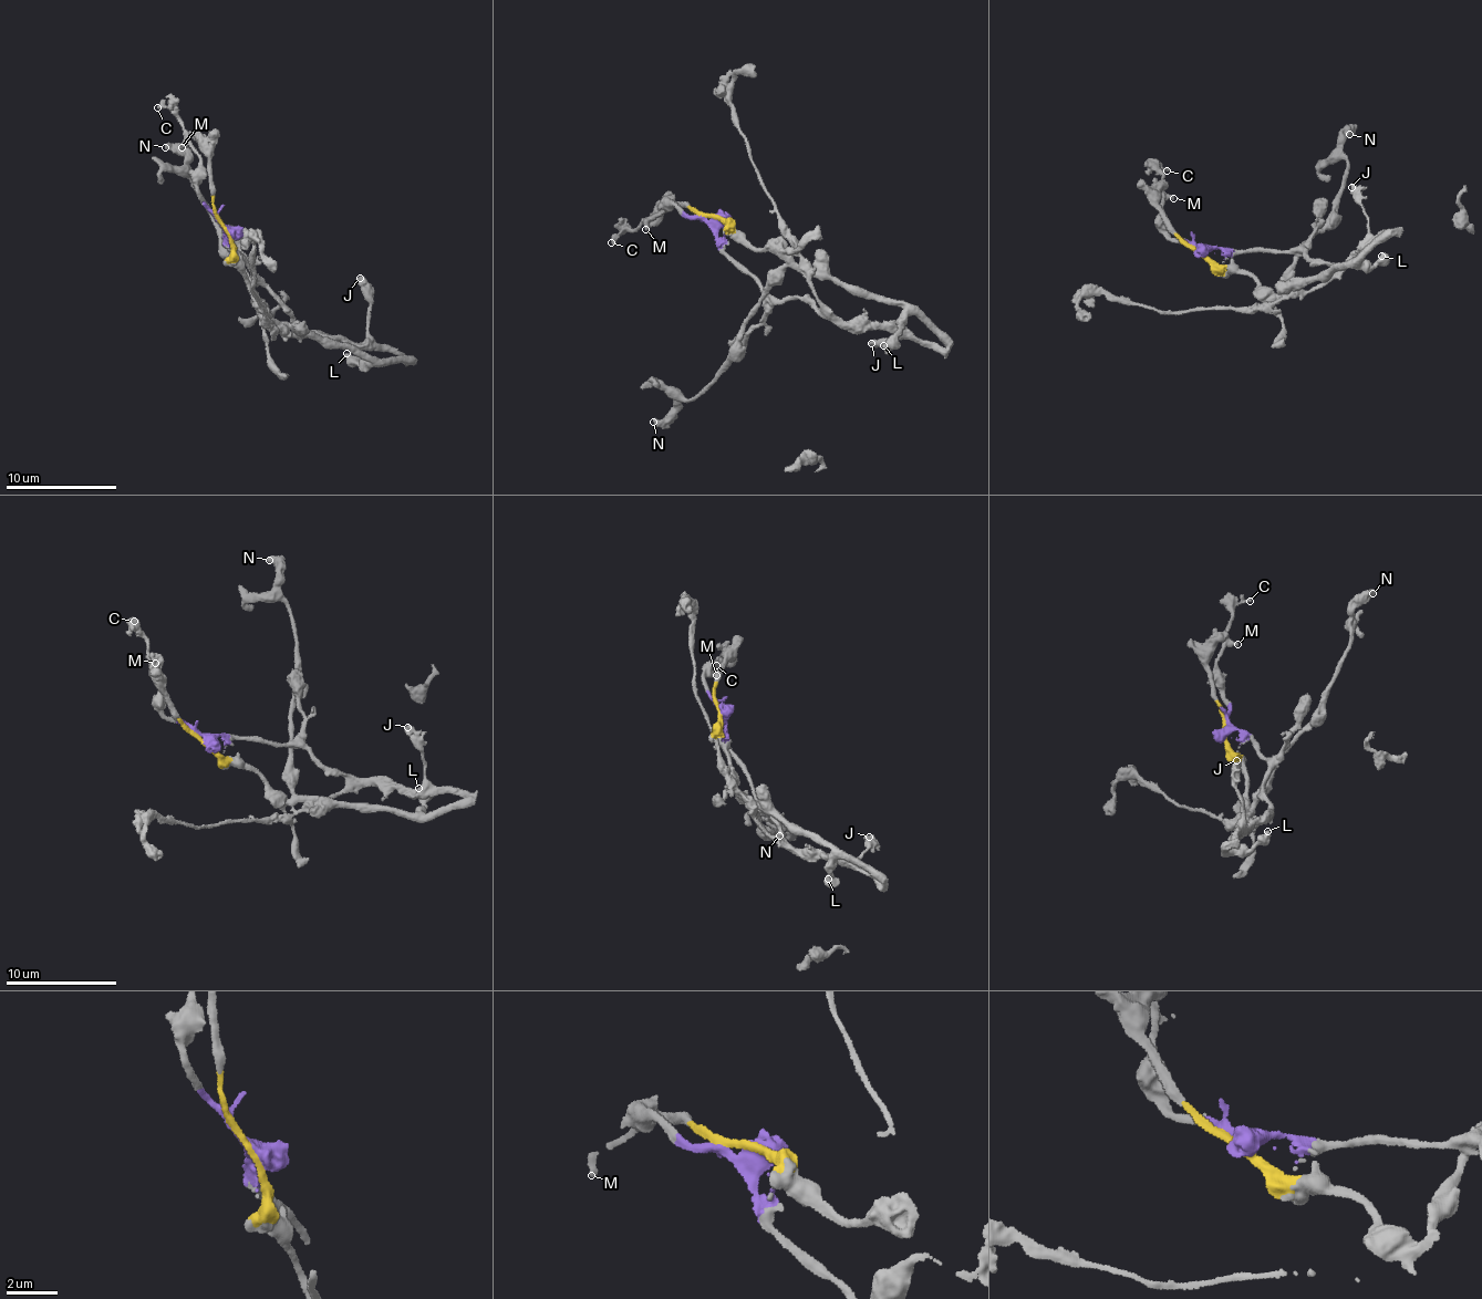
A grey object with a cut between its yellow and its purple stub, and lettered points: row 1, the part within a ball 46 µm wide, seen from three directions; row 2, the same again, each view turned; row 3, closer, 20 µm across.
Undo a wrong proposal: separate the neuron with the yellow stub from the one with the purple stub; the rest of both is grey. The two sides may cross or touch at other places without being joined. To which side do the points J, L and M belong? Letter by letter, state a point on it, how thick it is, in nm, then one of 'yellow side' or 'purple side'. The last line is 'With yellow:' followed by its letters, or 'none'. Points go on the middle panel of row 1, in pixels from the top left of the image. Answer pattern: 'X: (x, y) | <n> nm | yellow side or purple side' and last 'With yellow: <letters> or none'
J: (871, 343) | 420 nm | purple side
L: (883, 345) | 500 nm | yellow side
M: (645, 229) | 320 nm | yellow side
With yellow: L, M

